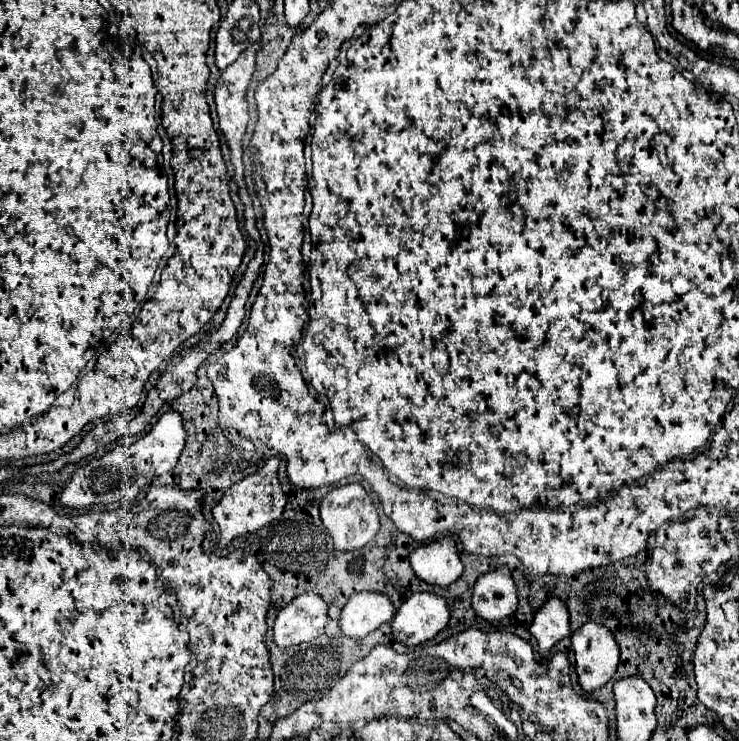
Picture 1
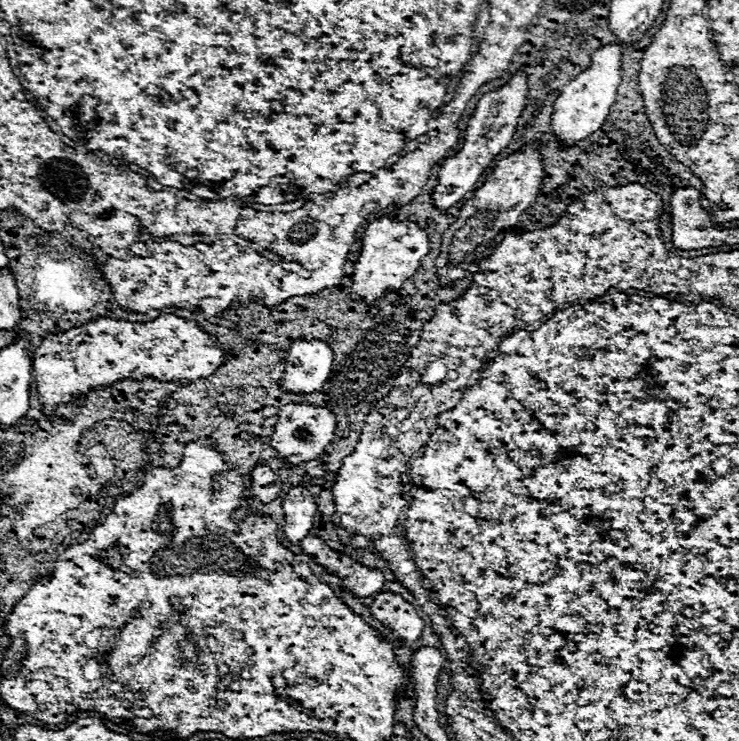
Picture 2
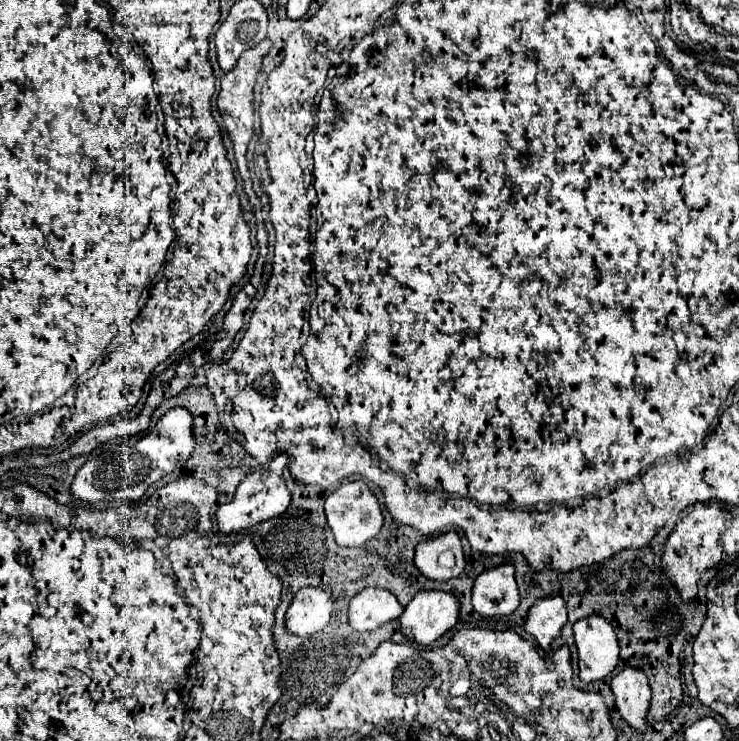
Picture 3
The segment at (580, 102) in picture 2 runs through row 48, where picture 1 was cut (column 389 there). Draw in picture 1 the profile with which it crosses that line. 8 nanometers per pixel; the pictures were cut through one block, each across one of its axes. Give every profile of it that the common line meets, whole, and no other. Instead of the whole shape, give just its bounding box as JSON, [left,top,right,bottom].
[340,592,394,638]

